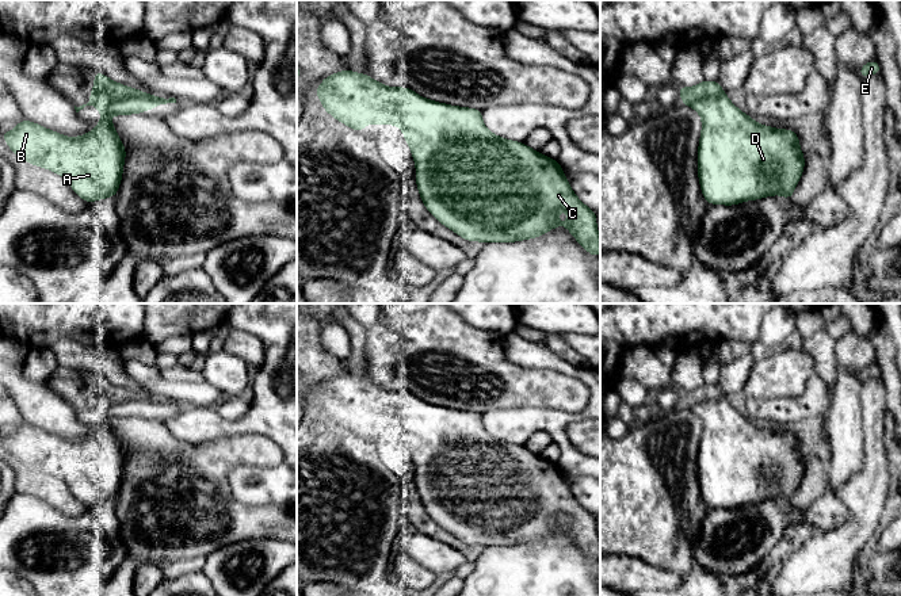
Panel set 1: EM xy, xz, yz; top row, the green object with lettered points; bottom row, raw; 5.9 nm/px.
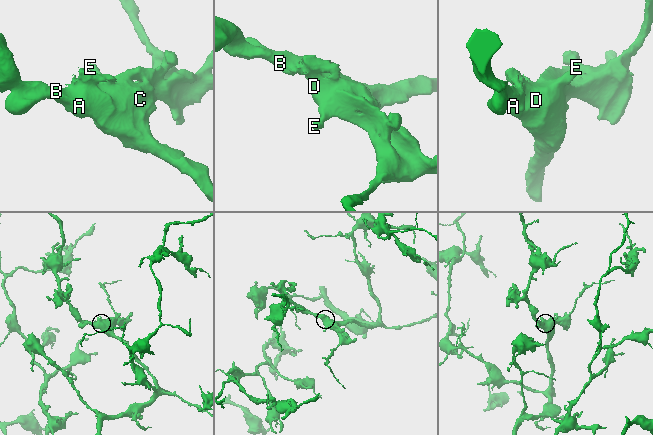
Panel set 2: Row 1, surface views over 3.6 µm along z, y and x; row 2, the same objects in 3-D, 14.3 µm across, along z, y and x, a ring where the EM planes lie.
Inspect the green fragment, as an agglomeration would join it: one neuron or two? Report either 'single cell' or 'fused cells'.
single cell

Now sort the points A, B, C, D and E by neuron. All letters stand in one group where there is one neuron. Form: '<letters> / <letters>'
A B C D E

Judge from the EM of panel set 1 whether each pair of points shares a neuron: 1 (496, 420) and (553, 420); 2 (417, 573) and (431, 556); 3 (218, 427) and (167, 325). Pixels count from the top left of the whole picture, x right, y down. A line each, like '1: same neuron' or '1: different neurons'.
1: same neuron
2: different neurons
3: different neurons

